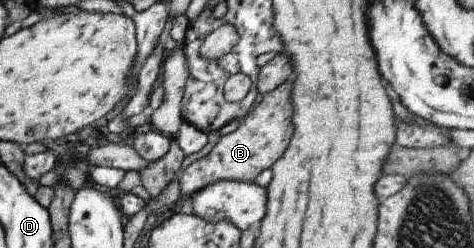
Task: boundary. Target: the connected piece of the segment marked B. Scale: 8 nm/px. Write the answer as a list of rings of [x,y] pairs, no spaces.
[[[282,51],[272,61],[263,65],[257,81],[257,90],[263,95],[262,101],[240,119],[238,129],[223,135],[205,157],[194,161],[182,171],[180,179],[181,200],[179,204],[182,200],[189,200],[193,193],[200,191],[203,187],[215,181],[238,180],[252,183],[258,175],[265,169],[271,168],[282,157],[288,147],[288,143],[290,143],[290,139],[292,139],[292,131],[294,131],[294,125],[292,125],[294,105],[292,105],[292,95],[290,95],[292,93],[292,83],[285,82],[290,77],[290,73],[292,73],[292,63],[290,63],[290,57],[288,57],[286,51]]]

